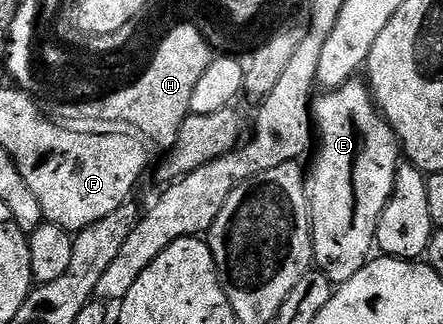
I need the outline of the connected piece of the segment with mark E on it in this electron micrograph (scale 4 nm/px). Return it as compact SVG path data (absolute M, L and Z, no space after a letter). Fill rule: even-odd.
M363 81L346 83L335 91L323 91L313 103L313 127L317 132L317 150L314 152L314 155L316 155L315 160L311 163L311 171L309 167L305 175L307 205L309 208L309 218L311 220L311 244L315 250L313 263L322 275L331 279L332 284L338 285L352 279L369 261L369 256L372 254L370 251L373 251L375 247L375 226L379 223L379 217L385 209L385 205L391 199L391 194L395 188L395 175L399 172L401 166L401 148L399 146L399 139L395 136L395 130L387 124L386 119L383 117L383 112L375 106L375 101L371 98L368 84Z

